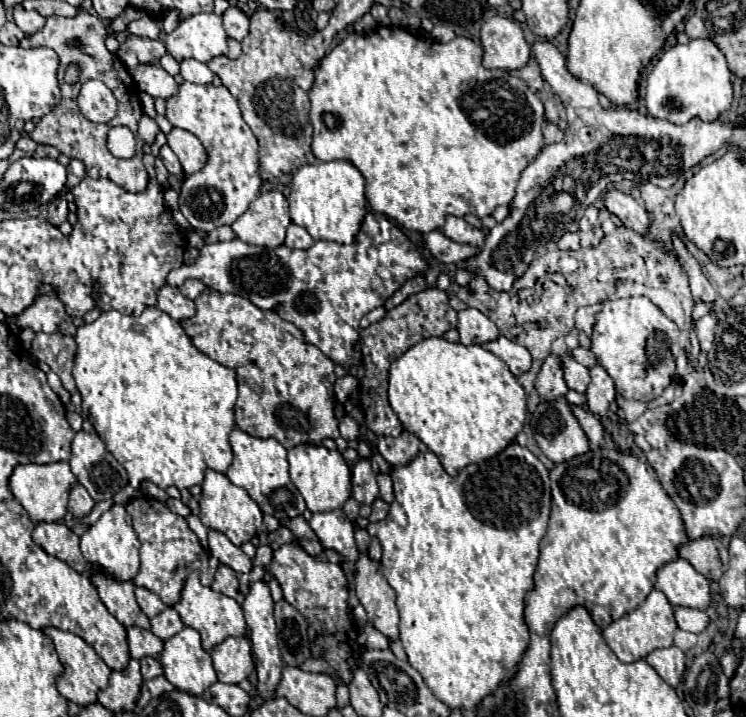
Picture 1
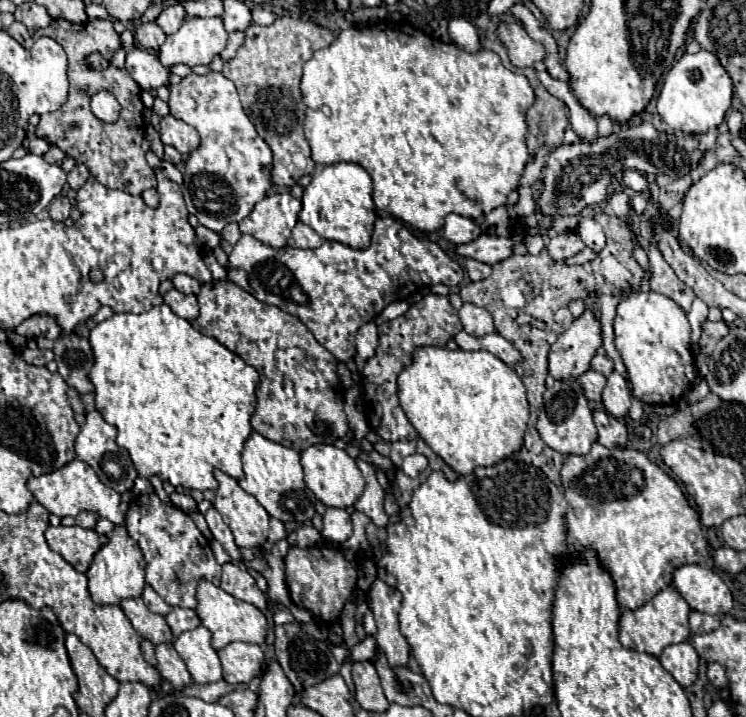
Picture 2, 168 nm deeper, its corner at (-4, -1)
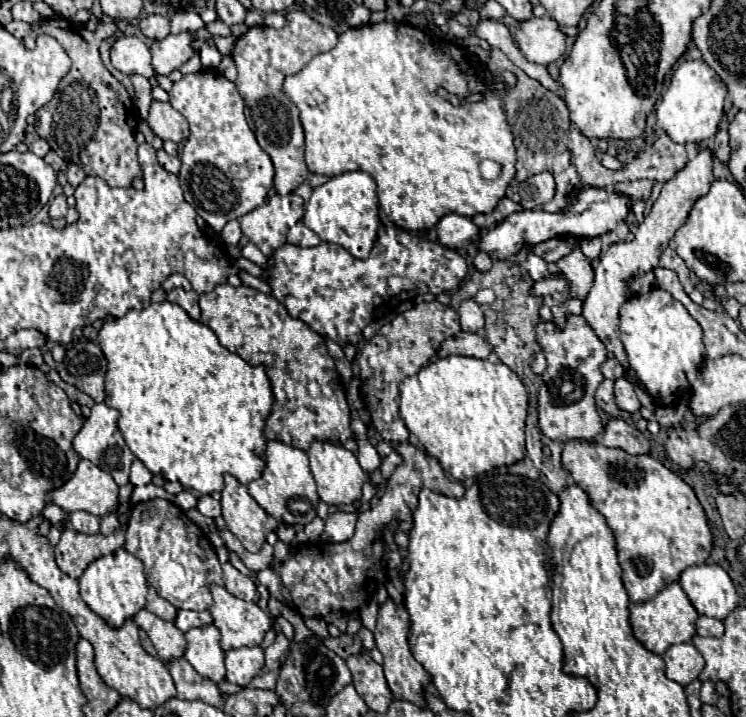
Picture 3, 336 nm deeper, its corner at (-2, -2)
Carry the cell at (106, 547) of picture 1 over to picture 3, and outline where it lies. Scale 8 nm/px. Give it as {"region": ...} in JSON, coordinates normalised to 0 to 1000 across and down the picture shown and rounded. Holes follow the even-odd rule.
{"region":[[[166,764],[137,775],[134,781],[126,781],[113,801],[105,806],[107,812],[107,831],[118,842],[123,854],[129,854],[147,876],[161,876],[169,865],[180,862],[182,854],[188,854],[196,845],[196,828],[198,828],[198,815],[193,803],[190,784],[172,773]]]}

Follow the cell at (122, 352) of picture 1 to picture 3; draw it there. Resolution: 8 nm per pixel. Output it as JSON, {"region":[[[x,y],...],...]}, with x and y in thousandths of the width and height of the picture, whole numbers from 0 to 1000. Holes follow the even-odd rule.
{"region":[[[217,421],[217,424],[201,424],[198,430],[188,432],[174,432],[169,441],[142,449],[137,455],[137,460],[131,463],[131,477],[134,485],[145,502],[145,519],[142,519],[142,563],[161,572],[161,586],[158,594],[166,605],[166,614],[172,619],[172,625],[177,628],[177,633],[182,639],[188,639],[193,644],[193,650],[204,658],[204,661],[214,661],[220,667],[225,667],[231,672],[231,667],[236,667],[244,678],[257,681],[268,689],[284,689],[284,686],[298,686],[300,681],[300,661],[311,661],[314,667],[319,667],[324,675],[332,675],[343,667],[351,664],[354,656],[354,628],[357,628],[357,611],[354,611],[354,591],[357,583],[362,580],[365,563],[367,563],[367,552],[362,544],[362,530],[357,524],[357,513],[354,510],[335,510],[330,508],[319,494],[306,491],[295,477],[292,469],[273,452],[257,446],[239,424],[228,424],[228,421]]]}

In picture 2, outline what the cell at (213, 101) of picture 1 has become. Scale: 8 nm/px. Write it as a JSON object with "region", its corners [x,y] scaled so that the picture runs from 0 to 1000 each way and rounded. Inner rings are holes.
{"region":[[[279,102],[279,105],[252,105],[239,119],[228,121],[228,158],[236,166],[257,174],[268,185],[268,205],[252,219],[249,241],[247,241],[247,283],[257,300],[265,303],[265,311],[284,319],[298,322],[311,308],[324,308],[335,300],[340,286],[351,280],[365,261],[362,236],[365,236],[365,211],[357,197],[343,185],[340,174],[330,163],[316,121],[308,110],[298,102]]]}

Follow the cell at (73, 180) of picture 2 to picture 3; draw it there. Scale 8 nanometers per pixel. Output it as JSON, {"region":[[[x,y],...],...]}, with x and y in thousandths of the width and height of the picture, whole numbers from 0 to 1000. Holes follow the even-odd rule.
{"region":[[[94,229],[91,232],[91,240],[88,240],[88,245],[91,245],[91,254],[102,262],[113,248],[115,248],[115,243],[113,243],[113,237],[107,234],[107,232],[102,232],[102,229]]]}

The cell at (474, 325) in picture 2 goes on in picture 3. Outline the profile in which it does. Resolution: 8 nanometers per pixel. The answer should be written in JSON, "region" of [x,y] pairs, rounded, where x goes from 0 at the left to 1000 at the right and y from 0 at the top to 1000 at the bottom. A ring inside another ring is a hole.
{"region":[[[627,416],[627,418],[622,418],[617,424],[614,438],[617,438],[617,452],[619,452],[622,463],[643,463],[646,460],[646,455],[649,455],[649,435],[633,416]]]}

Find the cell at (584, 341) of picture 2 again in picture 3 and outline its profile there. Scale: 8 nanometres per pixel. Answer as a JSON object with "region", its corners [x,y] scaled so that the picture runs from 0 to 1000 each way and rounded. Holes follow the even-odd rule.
{"region":[[[949,204],[938,206],[938,212],[920,226],[917,234],[912,234],[903,248],[898,248],[882,279],[877,282],[871,298],[866,301],[866,307],[855,315],[850,335],[847,338],[828,338],[820,340],[815,346],[815,351],[804,360],[804,368],[799,371],[799,388],[796,388],[796,399],[786,413],[786,424],[780,430],[780,441],[788,446],[788,452],[796,457],[796,463],[802,466],[802,471],[812,480],[812,485],[818,491],[823,491],[823,497],[828,499],[828,505],[845,519],[845,524],[850,524],[850,519],[845,516],[836,483],[828,471],[828,444],[831,444],[831,424],[836,424],[836,418],[842,416],[842,396],[847,396],[853,388],[863,385],[866,379],[871,379],[882,363],[885,354],[893,349],[898,332],[903,329],[903,324],[917,312],[917,307],[922,304],[922,296],[928,293],[928,285],[944,273],[954,257],[954,229],[957,229],[957,215]]]}

